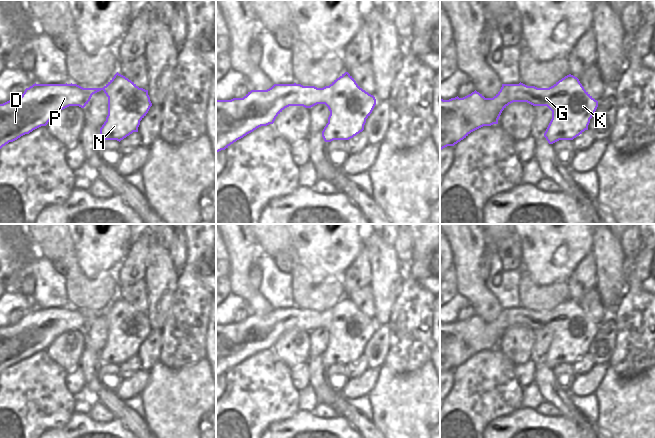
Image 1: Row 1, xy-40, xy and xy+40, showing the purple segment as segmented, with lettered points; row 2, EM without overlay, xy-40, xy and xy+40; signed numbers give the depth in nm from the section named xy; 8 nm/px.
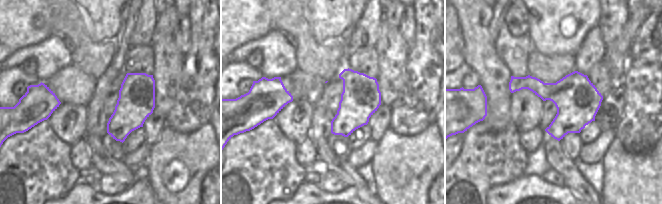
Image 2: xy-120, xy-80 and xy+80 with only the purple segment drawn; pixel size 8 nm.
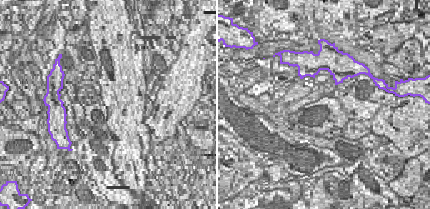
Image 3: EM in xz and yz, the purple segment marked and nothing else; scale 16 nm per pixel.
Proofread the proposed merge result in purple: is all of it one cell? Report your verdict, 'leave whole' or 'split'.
leave whole

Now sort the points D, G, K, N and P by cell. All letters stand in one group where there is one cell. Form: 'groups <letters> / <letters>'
groups D G K N P

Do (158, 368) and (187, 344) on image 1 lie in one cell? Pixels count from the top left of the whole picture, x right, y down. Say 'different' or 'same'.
different

